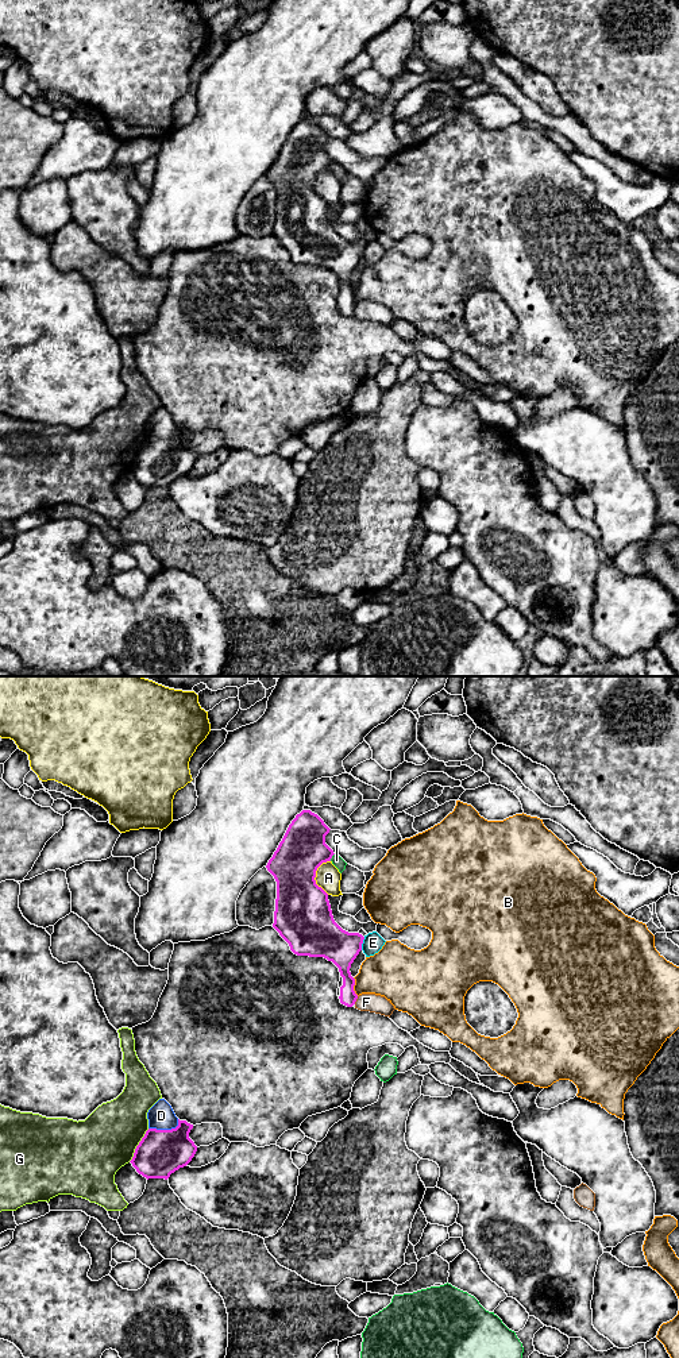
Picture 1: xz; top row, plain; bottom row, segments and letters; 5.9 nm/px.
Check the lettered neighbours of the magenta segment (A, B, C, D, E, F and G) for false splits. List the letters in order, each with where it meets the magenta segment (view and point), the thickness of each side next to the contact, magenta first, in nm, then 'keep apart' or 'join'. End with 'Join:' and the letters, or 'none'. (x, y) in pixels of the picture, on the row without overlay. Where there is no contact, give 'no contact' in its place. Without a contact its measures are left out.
A: contact xz (315, 185); calibres 340 and 150 nm; keep apart
B: contact xz (352, 296); calibres 200 and 300 nm; keep apart
C: contact xz (331, 166); calibres 280 and 70 nm; keep apart
D: contact xz (165, 439); calibres 280 and 160 nm; keep apart
E: contact xz (362, 251); calibres 240 and 120 nm; keep apart
F: contact xz (355, 309); calibres 100 and 110 nm; join
G: contact xz (138, 454); calibres 280 and 360 nm; keep apart
Join: F

